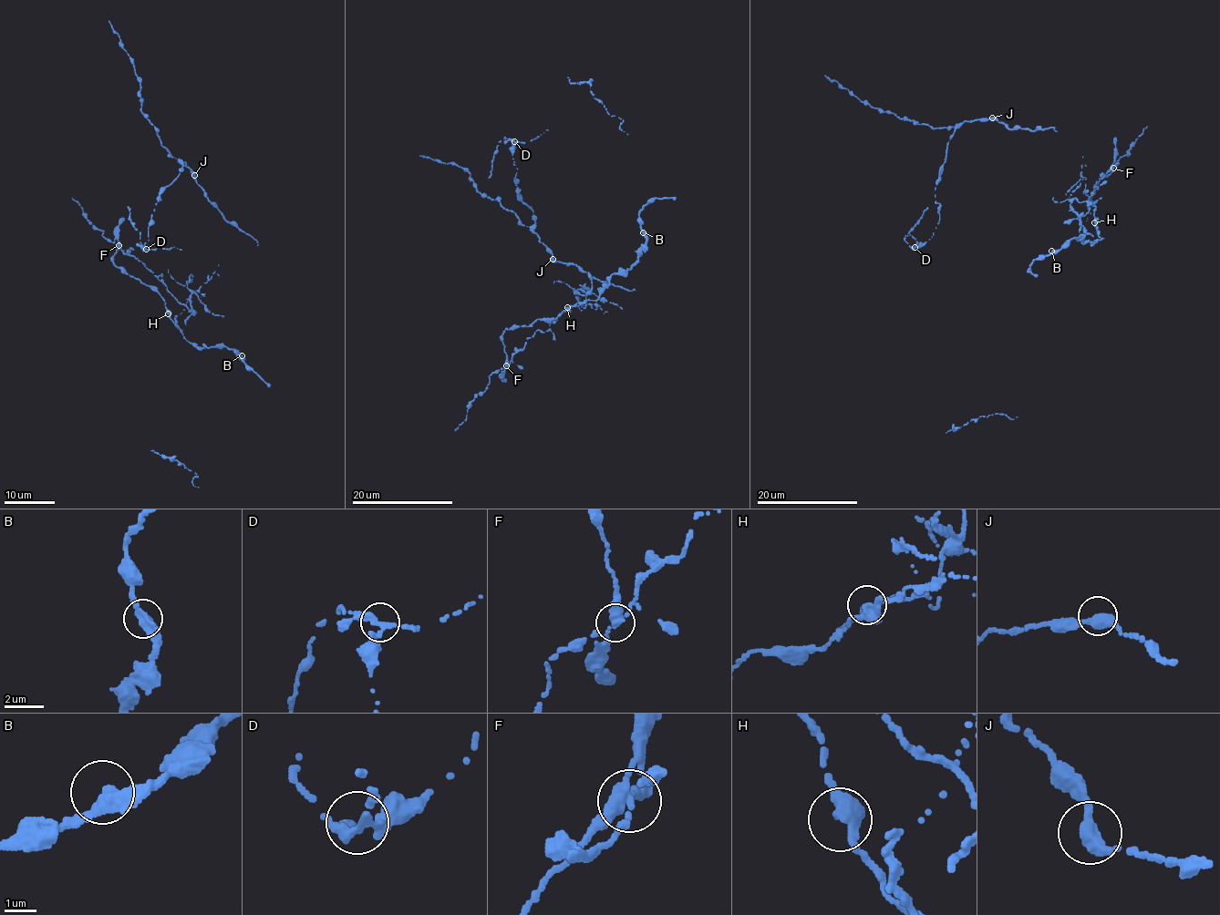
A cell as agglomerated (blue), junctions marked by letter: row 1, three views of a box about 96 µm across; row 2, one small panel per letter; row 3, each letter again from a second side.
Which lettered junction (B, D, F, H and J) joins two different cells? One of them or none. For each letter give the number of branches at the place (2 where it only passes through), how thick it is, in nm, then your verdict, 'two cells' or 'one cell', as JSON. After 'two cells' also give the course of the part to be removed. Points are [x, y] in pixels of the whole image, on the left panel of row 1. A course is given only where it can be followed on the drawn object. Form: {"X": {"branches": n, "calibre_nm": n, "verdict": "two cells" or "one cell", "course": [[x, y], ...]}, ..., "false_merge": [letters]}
{"B": {"branches": 2, "calibre_nm": 360, "verdict": "one cell"}, "D": {"branches": 3, "calibre_nm": 240, "verdict": "one cell"}, "F": {"branches": 3, "calibre_nm": 300, "verdict": "two cells", "course": [[118, 245], [122, 252], [135, 257], [190, 312], [191, 294], [194, 293], [209, 313], [223, 317]]}, "H": {"branches": 3, "calibre_nm": 320, "verdict": "one cell"}, "J": {"branches": 2, "calibre_nm": 400, "verdict": "one cell"}, "false_merge": ["F"]}

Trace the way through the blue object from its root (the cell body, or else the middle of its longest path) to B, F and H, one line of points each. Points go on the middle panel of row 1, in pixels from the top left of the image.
B: (521, 351), (507, 364), (505, 330), (596, 300), (613, 274), (624, 273), (637, 259), (643, 232)
F: (521, 351), (517, 350), (507, 365)
H: (521, 351), (517, 350), (507, 364), (501, 339), (505, 330), (530, 325), (537, 319), (556, 318), (567, 307)

